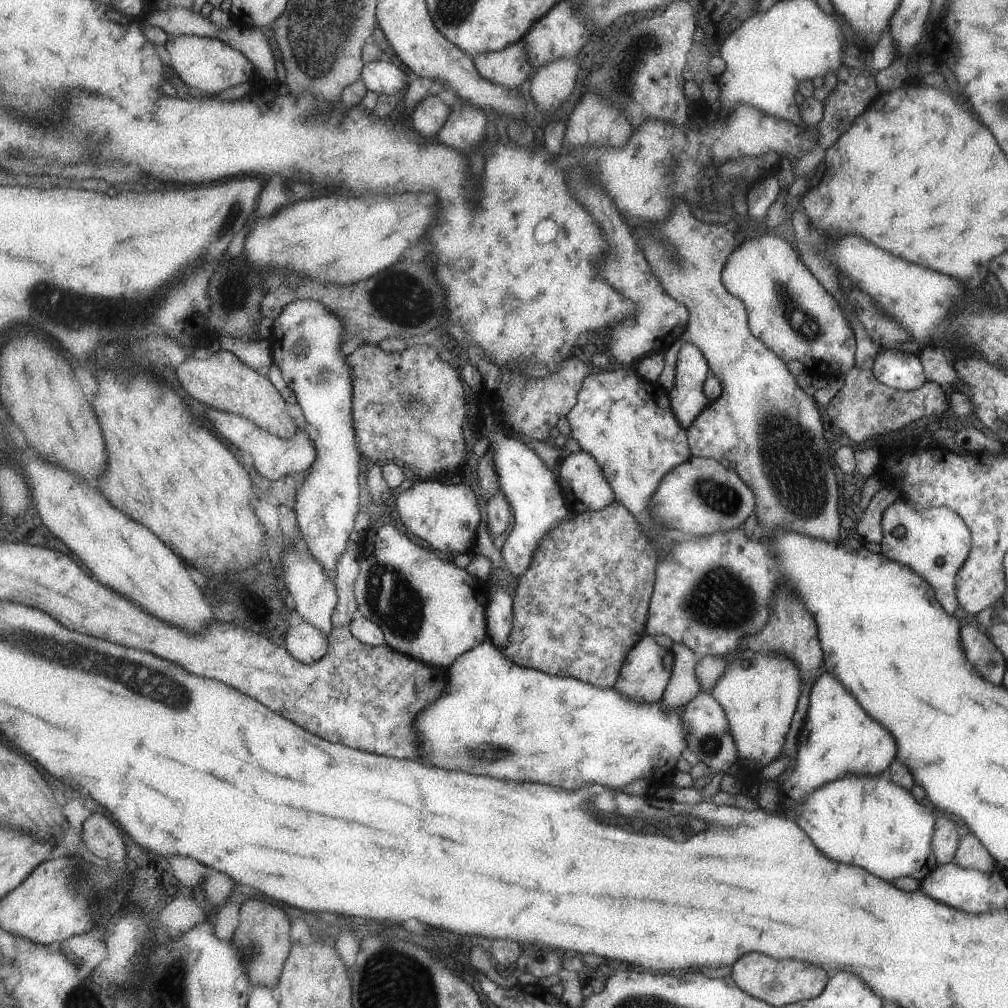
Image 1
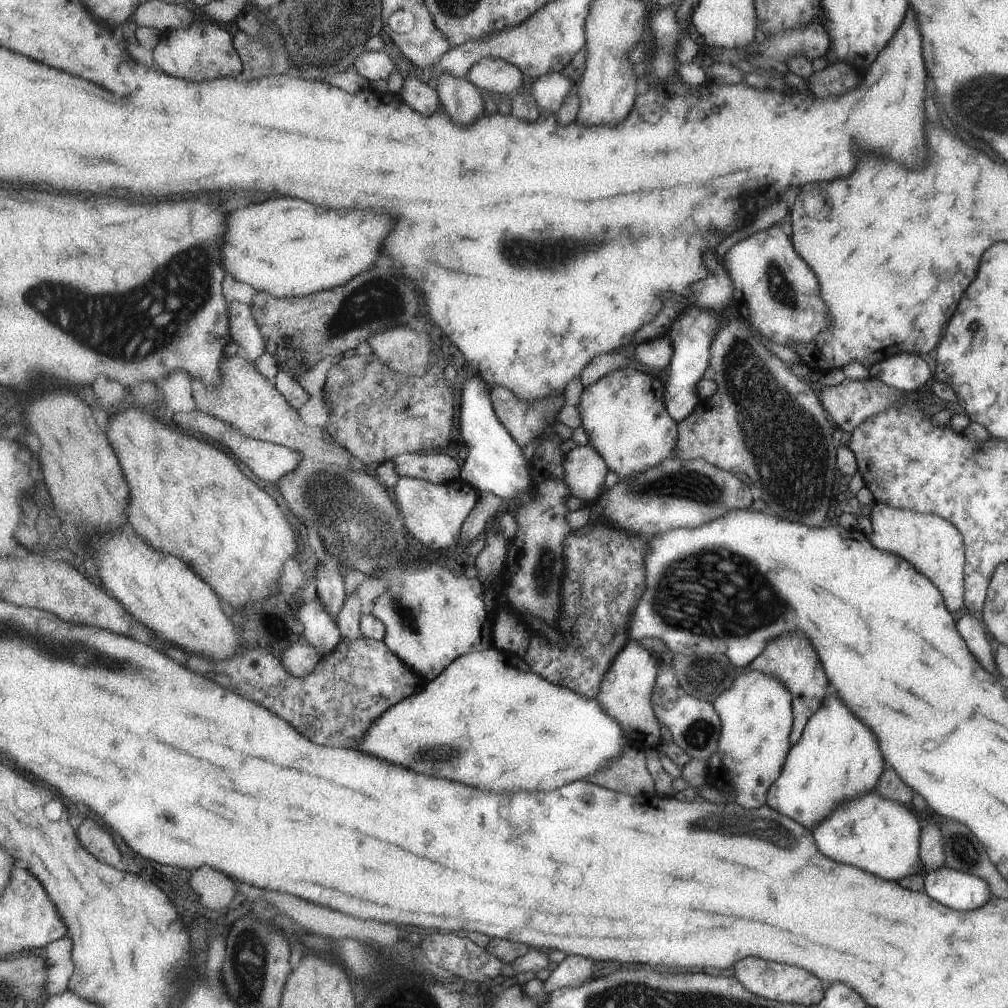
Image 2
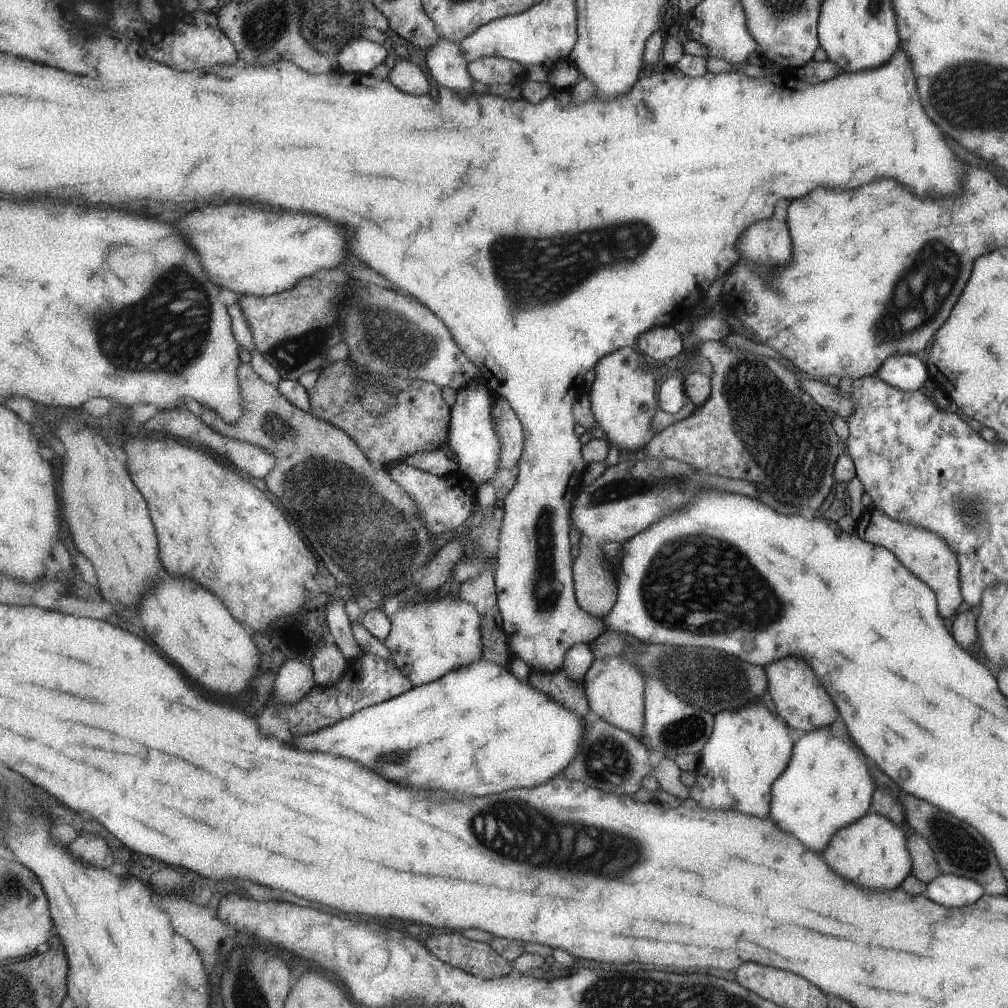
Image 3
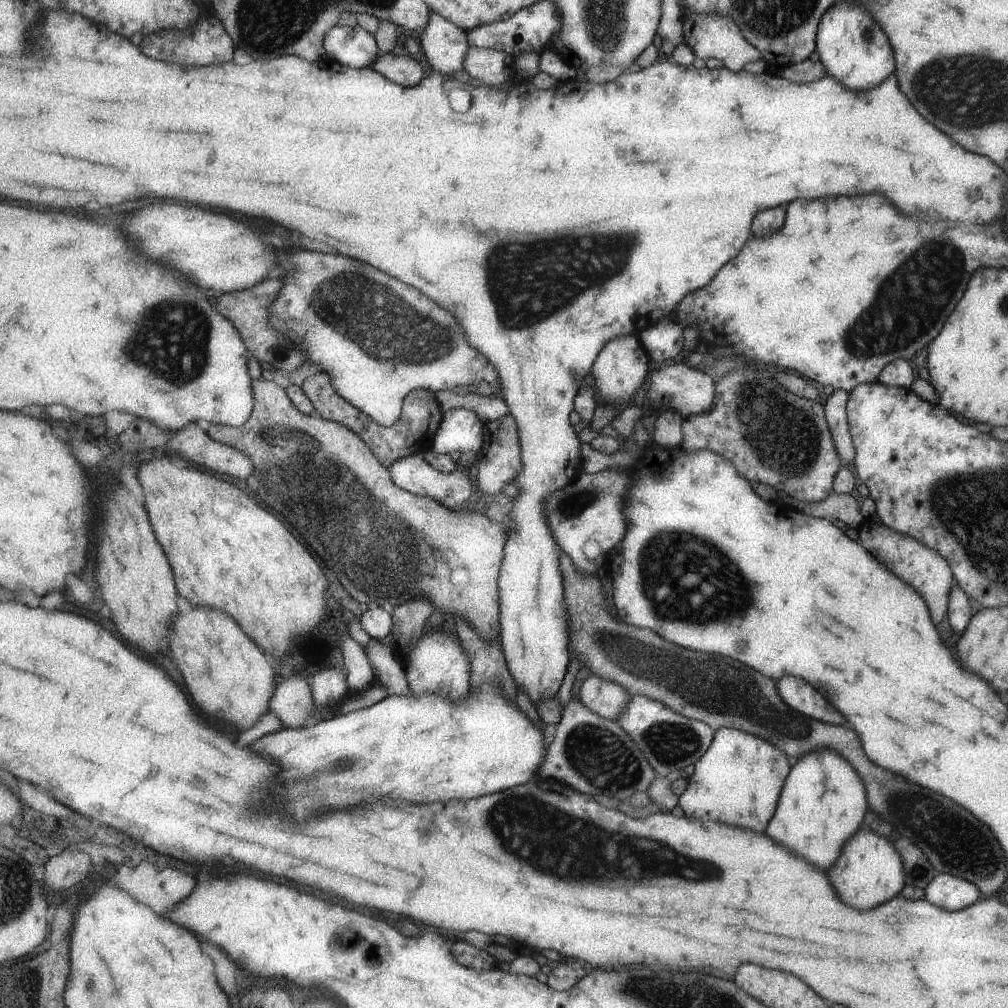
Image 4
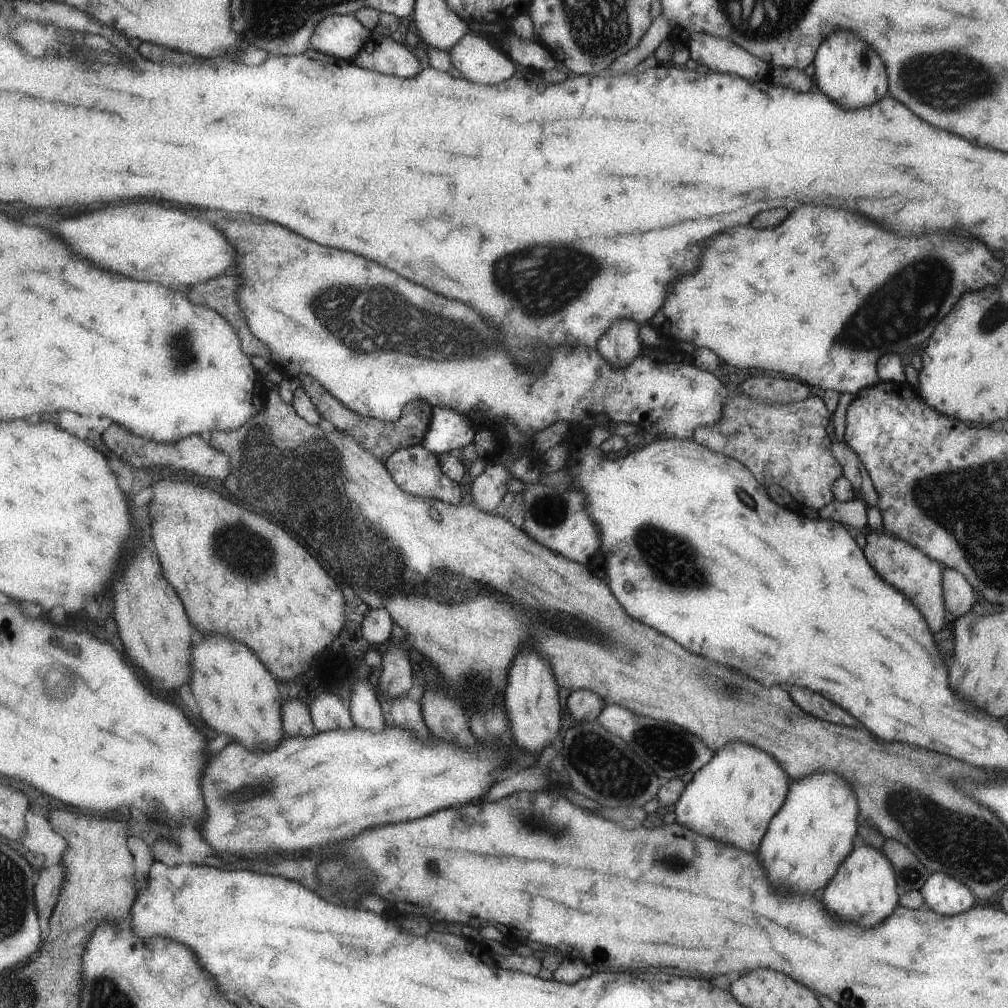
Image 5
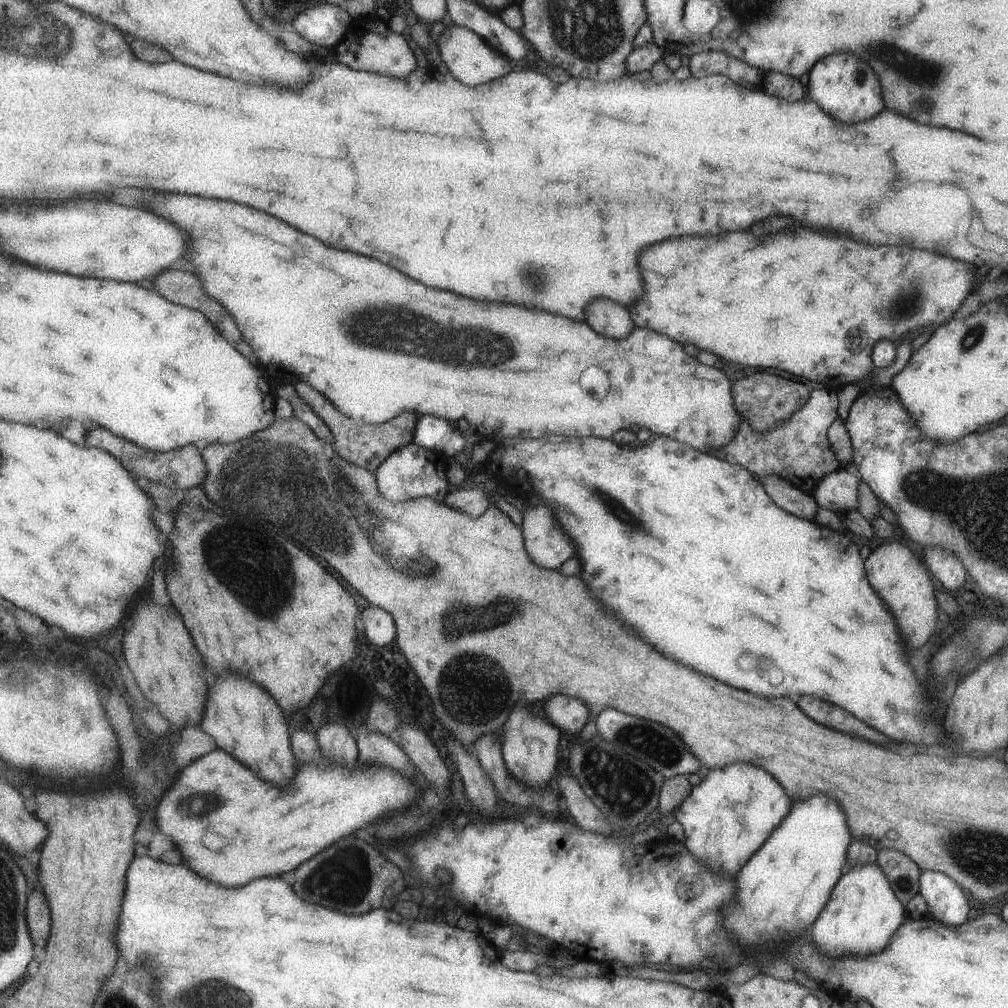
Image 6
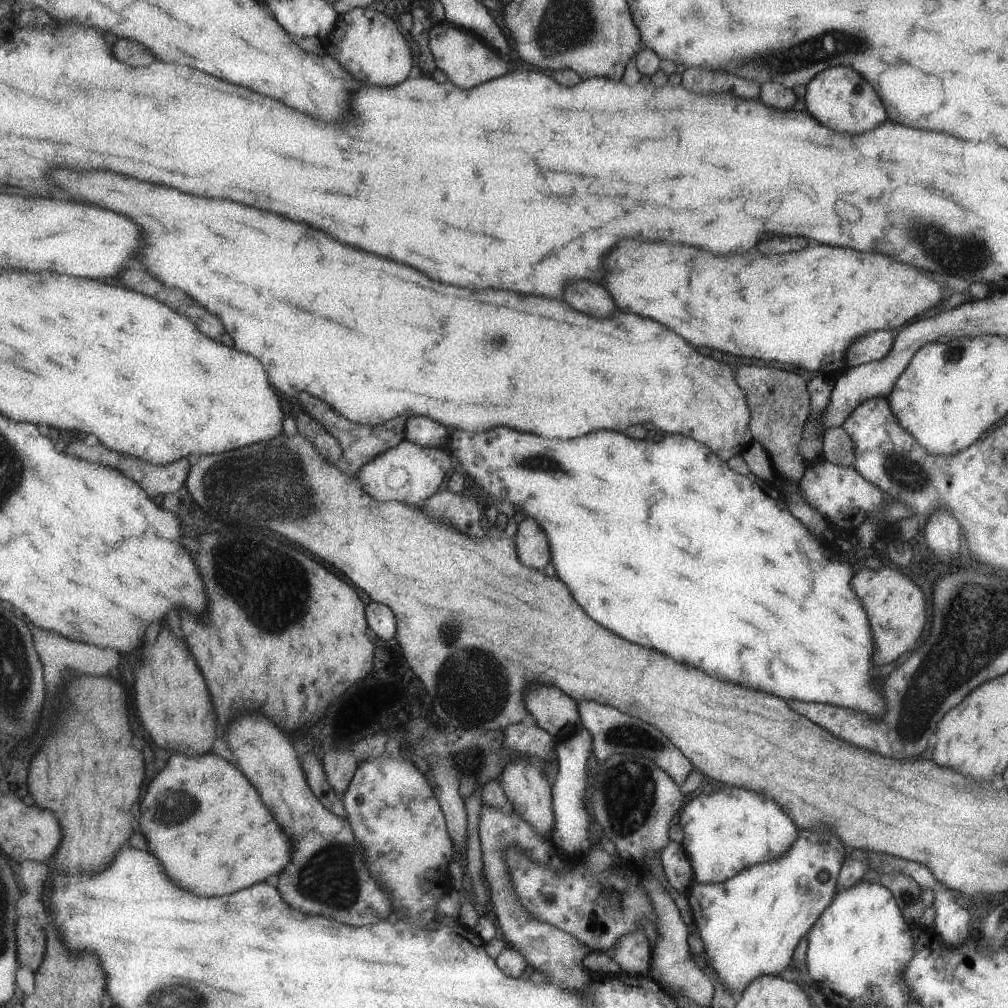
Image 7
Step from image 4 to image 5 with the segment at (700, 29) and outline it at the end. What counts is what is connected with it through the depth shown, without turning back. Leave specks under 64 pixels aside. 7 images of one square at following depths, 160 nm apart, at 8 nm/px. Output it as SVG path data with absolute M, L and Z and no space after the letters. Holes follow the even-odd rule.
M693 33L686 42L690 58L708 70L737 74L745 80L761 80L771 70L770 64L751 56L732 42L705 33Z

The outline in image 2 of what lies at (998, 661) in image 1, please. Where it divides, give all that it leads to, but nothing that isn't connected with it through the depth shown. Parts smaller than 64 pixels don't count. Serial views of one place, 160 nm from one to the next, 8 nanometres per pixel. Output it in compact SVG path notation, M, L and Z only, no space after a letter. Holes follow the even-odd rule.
M969 613L961 616L957 620L957 628L961 628L961 636L965 636L965 644L969 644L969 652L973 652L973 656L977 656L981 664L985 664L987 672L995 672L995 657L993 653L991 654L993 648L987 637L988 631L978 615Z

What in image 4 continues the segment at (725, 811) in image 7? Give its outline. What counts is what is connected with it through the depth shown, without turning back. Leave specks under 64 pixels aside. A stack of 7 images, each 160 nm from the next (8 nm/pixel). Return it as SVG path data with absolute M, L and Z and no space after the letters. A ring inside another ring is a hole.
M717 730L713 748L692 764L693 772L684 791L678 796L677 809L681 814L727 822L737 828L763 832L765 824L775 814L780 790L788 776L789 764L785 753L761 737L738 730Z

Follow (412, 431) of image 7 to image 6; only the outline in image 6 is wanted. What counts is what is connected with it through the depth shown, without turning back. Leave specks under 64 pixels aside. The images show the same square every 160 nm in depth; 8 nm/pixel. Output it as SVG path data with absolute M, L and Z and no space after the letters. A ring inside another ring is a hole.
M420 415L412 436L412 442L421 448L453 456L463 448L465 436L455 430L448 420L431 415Z

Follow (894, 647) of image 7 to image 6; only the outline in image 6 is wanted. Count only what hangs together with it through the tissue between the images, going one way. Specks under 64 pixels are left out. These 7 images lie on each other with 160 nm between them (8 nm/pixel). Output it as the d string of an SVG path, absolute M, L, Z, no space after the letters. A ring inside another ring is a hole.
M883 542L882 546L871 550L867 556L865 572L869 572L869 584L881 592L881 600L885 600L885 604L893 608L893 616L899 618L897 624L901 624L901 632L905 632L905 644L909 644L909 648L919 648L925 644L937 622L937 604L933 596L933 582L915 556L899 542Z

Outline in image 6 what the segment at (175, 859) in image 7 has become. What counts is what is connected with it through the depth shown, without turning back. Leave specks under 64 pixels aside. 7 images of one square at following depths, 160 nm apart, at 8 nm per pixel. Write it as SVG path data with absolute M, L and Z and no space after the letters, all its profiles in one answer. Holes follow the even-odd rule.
M217 748L189 764L163 796L157 806L159 826L177 842L185 862L197 874L223 886L245 886L257 876L283 876L295 871L335 840L395 810L403 810L419 792L425 790L427 794L423 780L421 784L413 784L395 769L357 766L351 770L331 762L303 765L299 761L293 788L277 788L257 778L229 752ZM205 836L217 836L223 846L213 850L205 844Z

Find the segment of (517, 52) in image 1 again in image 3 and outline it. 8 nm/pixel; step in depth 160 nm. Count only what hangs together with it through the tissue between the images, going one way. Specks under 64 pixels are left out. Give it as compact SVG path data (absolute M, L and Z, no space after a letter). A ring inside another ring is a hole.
M483 57L467 64L472 80L491 84L519 82L525 72L521 63L503 57Z

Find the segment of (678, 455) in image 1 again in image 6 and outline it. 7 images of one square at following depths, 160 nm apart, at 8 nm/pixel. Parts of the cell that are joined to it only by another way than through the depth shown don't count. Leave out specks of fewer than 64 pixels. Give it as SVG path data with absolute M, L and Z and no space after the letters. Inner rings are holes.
M603 298L593 299L588 304L585 322L595 332L601 332L601 336L609 336L615 340L625 338L633 328L633 320L629 318L623 305Z

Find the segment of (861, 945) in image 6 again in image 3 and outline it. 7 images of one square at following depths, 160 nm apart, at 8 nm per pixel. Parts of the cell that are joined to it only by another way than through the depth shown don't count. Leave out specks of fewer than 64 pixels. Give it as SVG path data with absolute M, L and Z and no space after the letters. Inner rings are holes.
M867 812L855 823L840 828L825 847L823 856L829 860L829 868L833 868L837 876L845 876L845 880L869 890L897 888L912 870L912 857L903 832L877 813Z

